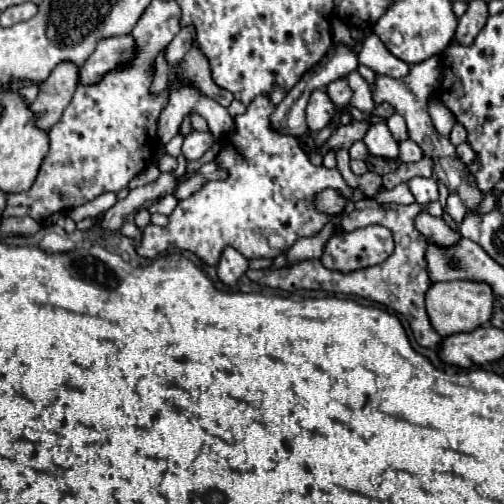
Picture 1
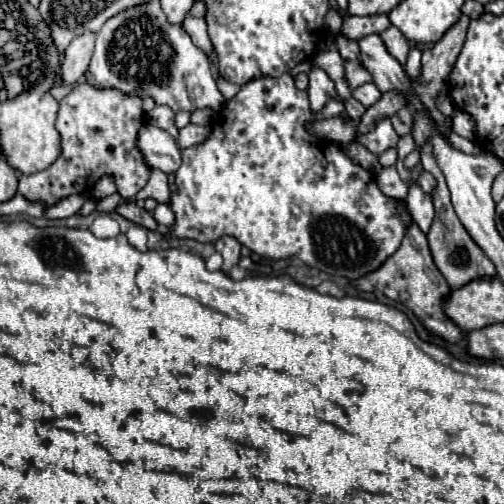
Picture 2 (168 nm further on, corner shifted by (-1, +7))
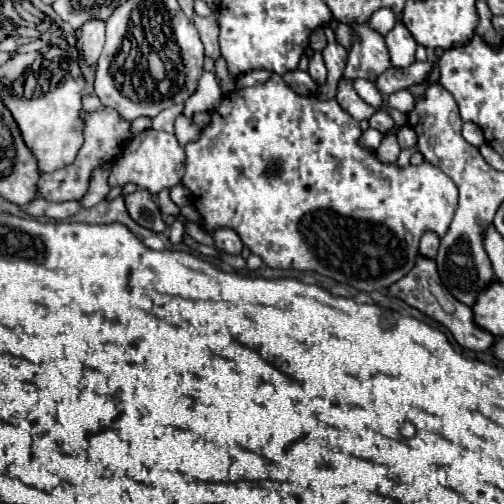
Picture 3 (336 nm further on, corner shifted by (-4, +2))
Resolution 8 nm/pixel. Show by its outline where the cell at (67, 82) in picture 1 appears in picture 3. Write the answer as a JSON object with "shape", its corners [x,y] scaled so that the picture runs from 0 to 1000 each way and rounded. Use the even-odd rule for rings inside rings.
{"shape":[[[171,42],[159,58],[159,97],[163,97],[163,113],[171,117],[171,125],[190,129],[202,89],[206,89],[206,42]]]}

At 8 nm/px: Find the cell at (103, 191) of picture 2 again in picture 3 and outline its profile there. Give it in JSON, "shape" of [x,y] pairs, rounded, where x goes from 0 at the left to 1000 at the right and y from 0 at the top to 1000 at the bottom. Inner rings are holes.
{"shape":[[[290,256],[270,272],[262,272],[258,284],[246,288],[238,312],[226,323],[218,367],[246,371],[250,363],[270,363],[274,371],[294,375],[302,387],[310,387],[321,375],[337,375],[353,367],[361,359],[361,347],[365,347],[365,296],[349,280],[349,272],[329,260]]]}

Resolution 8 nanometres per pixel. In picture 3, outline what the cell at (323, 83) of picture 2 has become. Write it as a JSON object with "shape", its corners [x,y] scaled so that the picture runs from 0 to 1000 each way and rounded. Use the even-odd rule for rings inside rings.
{"shape":[[[623,105],[619,109],[619,117],[615,117],[615,125],[611,125],[611,149],[619,153],[619,161],[627,161],[627,165],[643,165],[647,161],[647,129],[643,129],[643,121],[639,121],[639,109],[635,105]]]}

